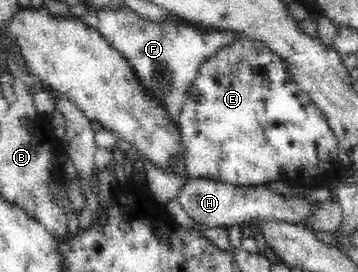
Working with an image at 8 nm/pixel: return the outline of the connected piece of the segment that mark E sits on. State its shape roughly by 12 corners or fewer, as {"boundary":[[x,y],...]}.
{"boundary":[[235,36],[177,120],[193,178],[341,168],[286,61]]}

